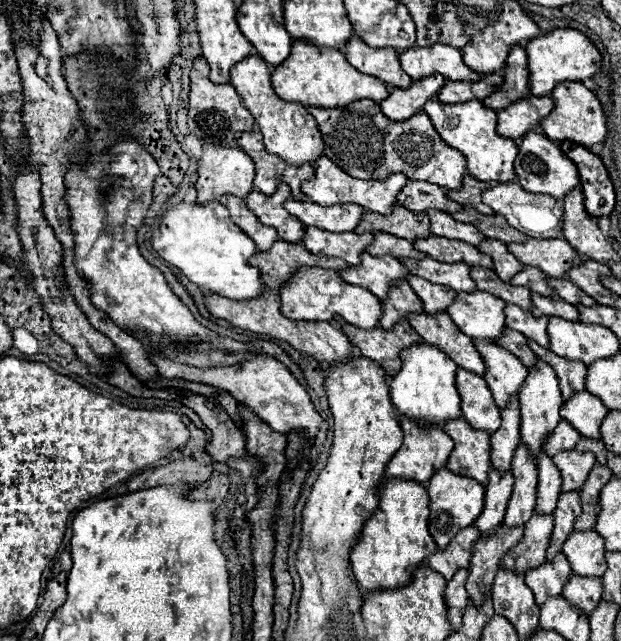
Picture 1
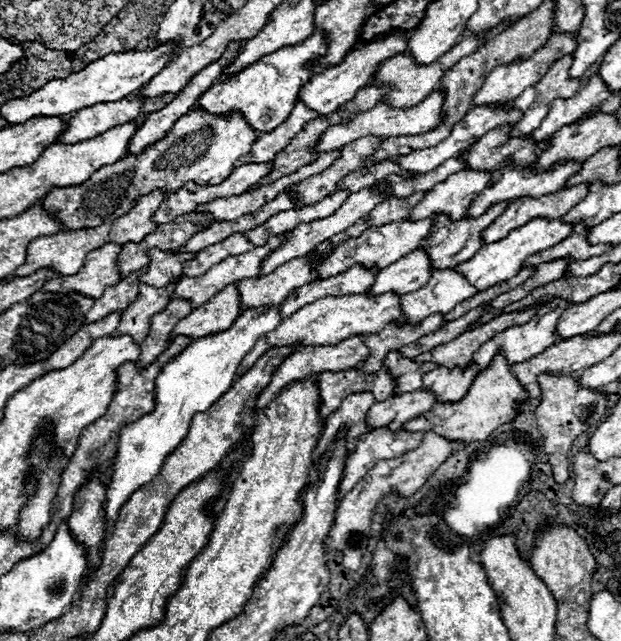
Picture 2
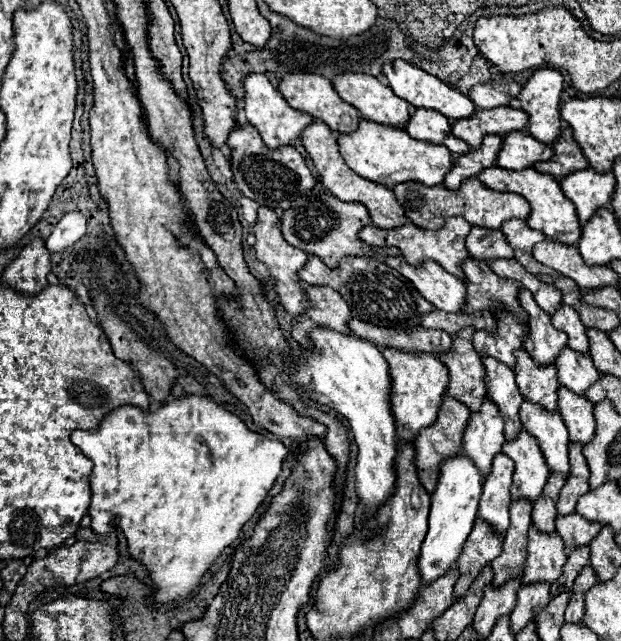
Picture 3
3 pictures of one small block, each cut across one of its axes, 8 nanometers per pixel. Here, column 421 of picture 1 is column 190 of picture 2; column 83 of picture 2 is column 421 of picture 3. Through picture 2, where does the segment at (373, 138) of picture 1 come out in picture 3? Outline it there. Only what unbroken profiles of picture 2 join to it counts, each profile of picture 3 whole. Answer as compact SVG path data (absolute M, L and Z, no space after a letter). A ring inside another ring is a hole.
M478 178L464 182L464 186L460 186L460 190L448 190L444 186L428 188L420 182L404 182L394 188L394 194L396 194L398 202L402 204L410 222L414 226L426 228L426 230L442 228L446 224L446 220L452 216L462 216L464 220L468 220L470 224L480 226L480 228L500 230L500 226L506 220L510 220L510 218L526 220L530 214L530 206L528 206L528 202L524 202L524 198L520 198L518 194L512 194L512 192L500 194L496 190L488 190Z

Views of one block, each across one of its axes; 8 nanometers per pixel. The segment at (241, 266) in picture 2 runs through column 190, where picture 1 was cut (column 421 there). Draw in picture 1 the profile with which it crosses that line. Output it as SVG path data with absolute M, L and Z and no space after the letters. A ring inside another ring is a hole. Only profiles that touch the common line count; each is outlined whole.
M408 274L406 280L410 282L412 290L418 294L418 298L428 314L444 312L448 308L448 304L452 304L456 298L456 292L448 290L448 286L436 286L432 282L424 282L424 278L416 278L412 274Z

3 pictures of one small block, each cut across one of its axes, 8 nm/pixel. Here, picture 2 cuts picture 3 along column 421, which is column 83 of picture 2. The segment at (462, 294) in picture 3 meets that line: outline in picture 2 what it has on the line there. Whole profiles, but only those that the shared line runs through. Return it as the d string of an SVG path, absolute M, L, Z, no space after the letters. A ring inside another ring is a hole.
M112 242L90 252L86 256L86 262L78 274L72 274L70 278L58 276L50 282L46 282L44 290L48 292L70 292L76 290L80 294L100 298L104 294L106 286L114 286L122 280L118 274L118 256L122 252L122 246L114 246Z

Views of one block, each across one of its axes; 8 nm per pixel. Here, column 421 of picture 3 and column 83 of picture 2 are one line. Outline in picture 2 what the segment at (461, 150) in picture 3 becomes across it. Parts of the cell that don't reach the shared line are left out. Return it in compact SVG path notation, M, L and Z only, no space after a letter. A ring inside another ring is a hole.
M162 94L162 98L154 98L154 102L142 102L138 96L124 98L122 102L102 102L102 106L90 106L86 110L78 110L68 120L68 130L60 134L58 142L76 144L88 138L94 138L114 126L136 120L138 116L156 112L174 100L174 94Z

